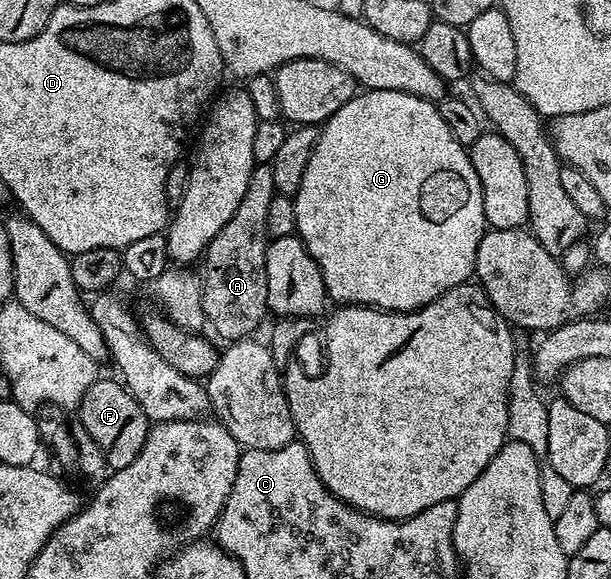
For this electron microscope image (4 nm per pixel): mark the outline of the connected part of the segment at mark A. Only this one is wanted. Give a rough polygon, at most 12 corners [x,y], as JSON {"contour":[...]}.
{"contour":[[257,164],[202,255],[204,316],[225,343],[269,313],[266,216],[276,189]]}

